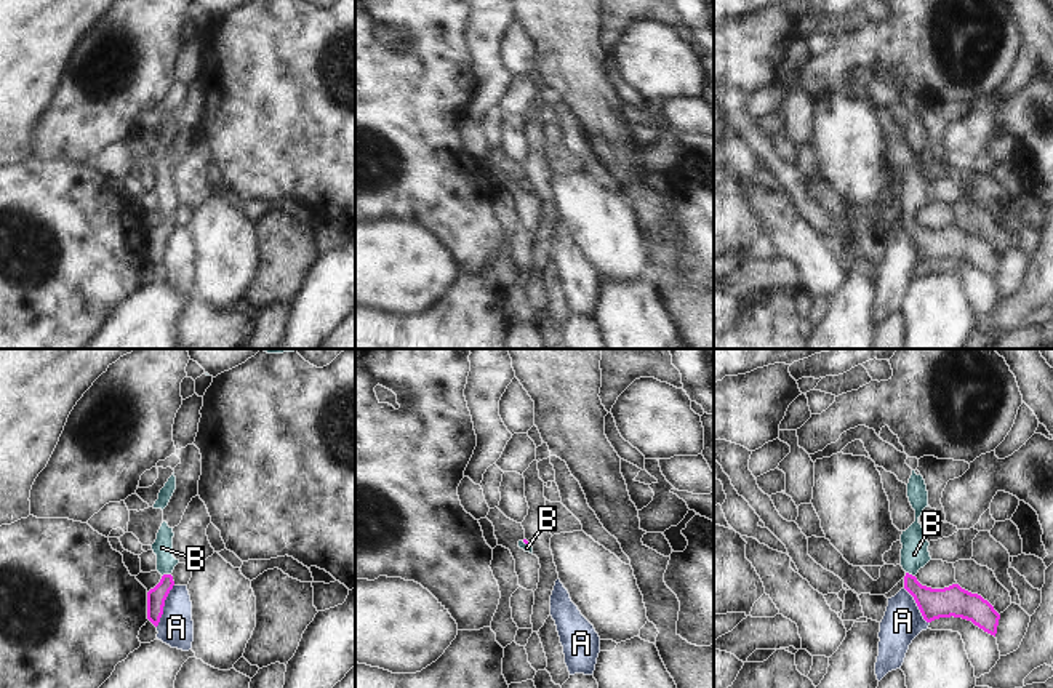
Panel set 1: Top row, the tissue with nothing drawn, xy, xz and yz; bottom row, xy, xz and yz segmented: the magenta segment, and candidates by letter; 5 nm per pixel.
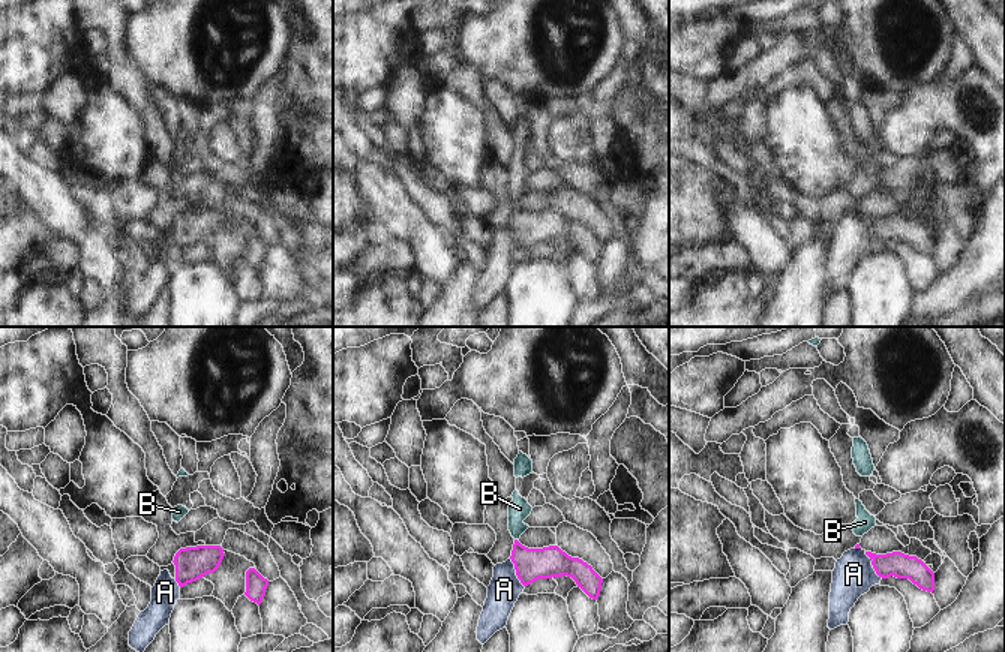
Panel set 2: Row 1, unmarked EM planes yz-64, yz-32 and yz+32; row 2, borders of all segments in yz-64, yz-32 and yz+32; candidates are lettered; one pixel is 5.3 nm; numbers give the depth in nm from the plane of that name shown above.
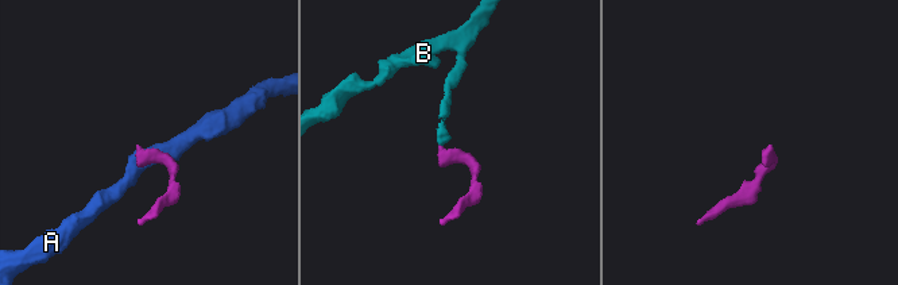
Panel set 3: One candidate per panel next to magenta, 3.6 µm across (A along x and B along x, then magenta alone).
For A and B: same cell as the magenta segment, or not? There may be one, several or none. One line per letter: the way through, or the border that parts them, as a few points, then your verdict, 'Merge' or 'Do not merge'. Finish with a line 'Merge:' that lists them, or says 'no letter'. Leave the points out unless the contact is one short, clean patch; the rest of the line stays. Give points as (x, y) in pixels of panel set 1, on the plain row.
A: Boundary: xy (173, 226), (160, 263), (156, 268). Do not merge
B: Path across: xy (156, 239), (165, 226), (165, 216), (165, 196), (162, 189). Merge
Merge: B

